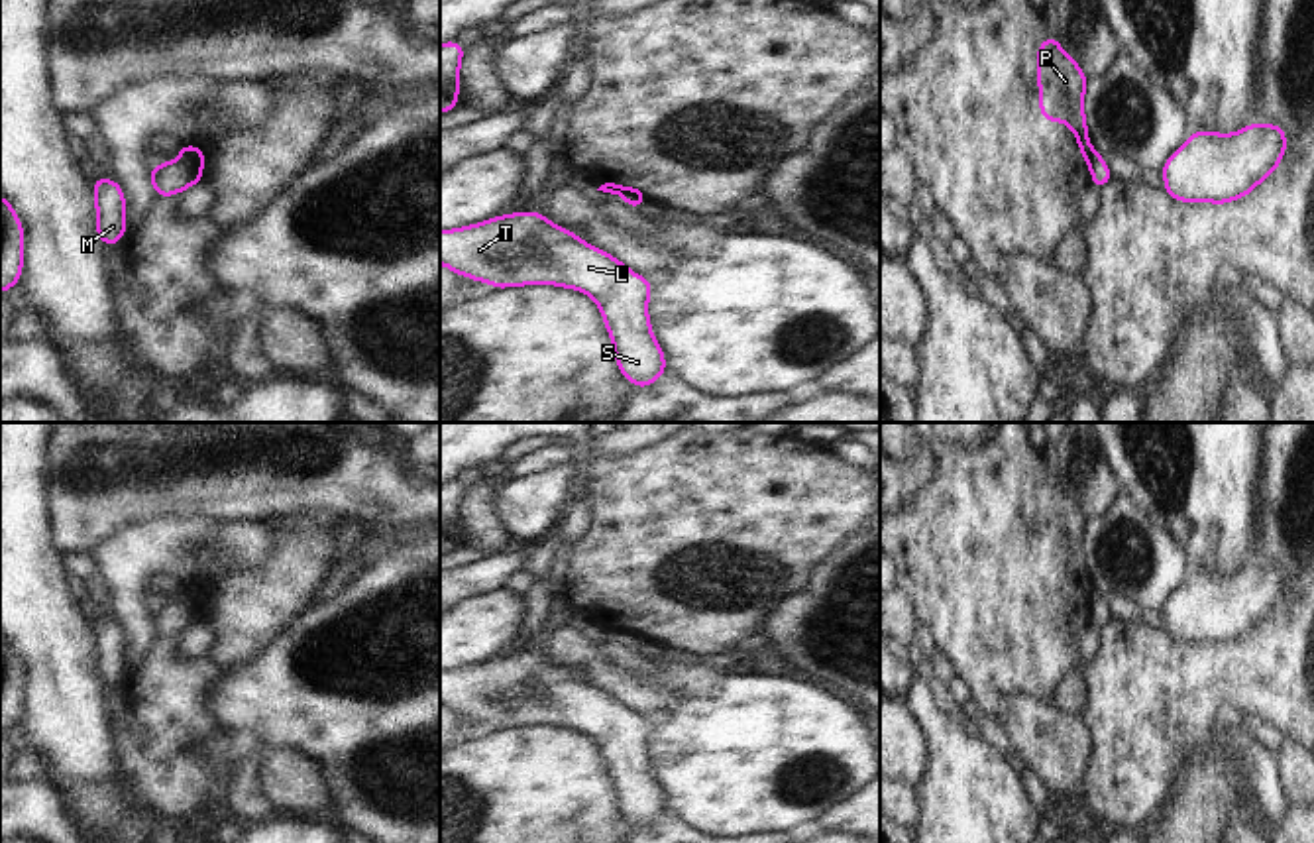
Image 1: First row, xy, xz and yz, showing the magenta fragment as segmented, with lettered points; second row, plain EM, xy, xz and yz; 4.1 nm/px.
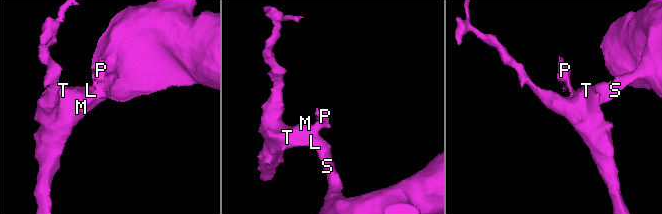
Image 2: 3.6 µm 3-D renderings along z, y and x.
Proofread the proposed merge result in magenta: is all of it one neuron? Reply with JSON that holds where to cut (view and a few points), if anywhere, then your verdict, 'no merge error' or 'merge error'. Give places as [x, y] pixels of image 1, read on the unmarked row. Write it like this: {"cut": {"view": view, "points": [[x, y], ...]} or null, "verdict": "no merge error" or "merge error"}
{"cut": {"view": "xy", "points": [[179, 600], [191, 598], [199, 614]]}, "verdict": "merge error"}

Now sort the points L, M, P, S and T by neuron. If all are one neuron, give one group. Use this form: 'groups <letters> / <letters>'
groups L M S T / P

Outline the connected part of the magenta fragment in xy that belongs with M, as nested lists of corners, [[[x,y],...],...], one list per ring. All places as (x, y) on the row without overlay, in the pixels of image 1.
[[[90,619],[94,627],[96,676],[114,686],[126,676],[126,637],[116,619]]]

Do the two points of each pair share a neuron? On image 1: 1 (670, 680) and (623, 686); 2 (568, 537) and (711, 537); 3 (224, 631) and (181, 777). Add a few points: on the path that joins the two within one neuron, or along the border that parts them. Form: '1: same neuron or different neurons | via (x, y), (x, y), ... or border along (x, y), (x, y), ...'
1: same neuron | via (658, 684), (635, 686)
2: different neurons | border along (586, 498), (590, 523), (568, 549)
3: different neurons | border along (203, 655), (220, 667), (236, 665)

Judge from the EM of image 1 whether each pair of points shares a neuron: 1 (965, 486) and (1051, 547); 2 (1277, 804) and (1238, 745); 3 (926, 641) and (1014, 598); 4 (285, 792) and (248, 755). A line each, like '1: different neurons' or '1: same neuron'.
1: same neuron
2: same neuron
3: different neurons
4: different neurons

